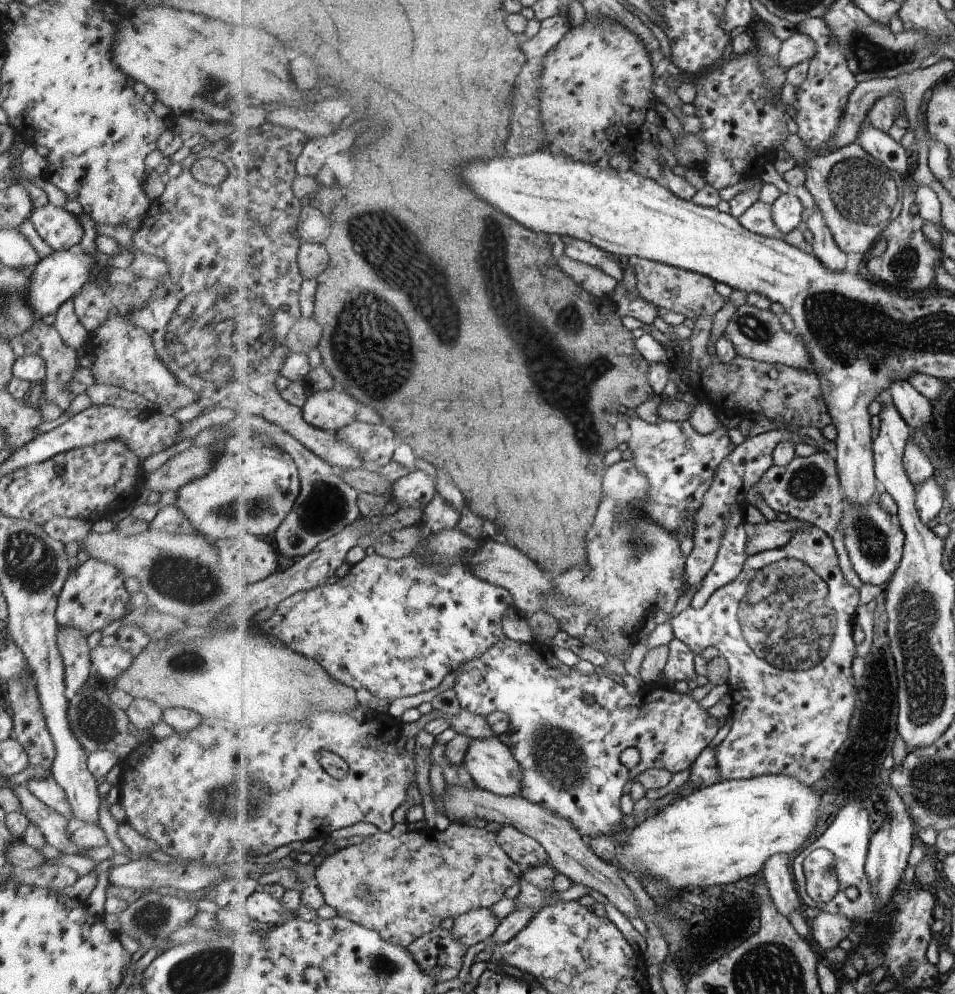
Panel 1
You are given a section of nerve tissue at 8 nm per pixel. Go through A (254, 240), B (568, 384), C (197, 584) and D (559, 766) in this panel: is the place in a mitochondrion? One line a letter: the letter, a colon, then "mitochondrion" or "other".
A: other
B: mitochondrion
C: mitochondrion
D: mitochondrion

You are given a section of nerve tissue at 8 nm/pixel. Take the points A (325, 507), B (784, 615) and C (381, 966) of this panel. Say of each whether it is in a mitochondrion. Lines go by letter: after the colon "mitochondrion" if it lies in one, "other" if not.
A: mitochondrion
B: mitochondrion
C: mitochondrion

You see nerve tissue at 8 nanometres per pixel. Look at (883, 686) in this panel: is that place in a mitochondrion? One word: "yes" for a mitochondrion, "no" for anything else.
yes

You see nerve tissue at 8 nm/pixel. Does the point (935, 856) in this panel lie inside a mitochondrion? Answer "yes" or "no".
no

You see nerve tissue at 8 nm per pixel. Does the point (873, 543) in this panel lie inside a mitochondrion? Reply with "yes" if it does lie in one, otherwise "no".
yes

